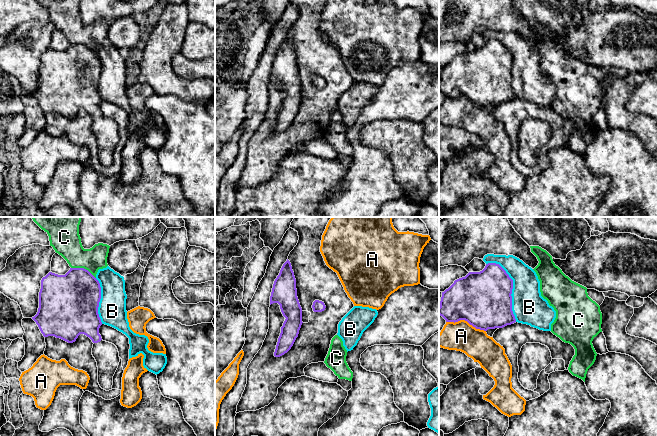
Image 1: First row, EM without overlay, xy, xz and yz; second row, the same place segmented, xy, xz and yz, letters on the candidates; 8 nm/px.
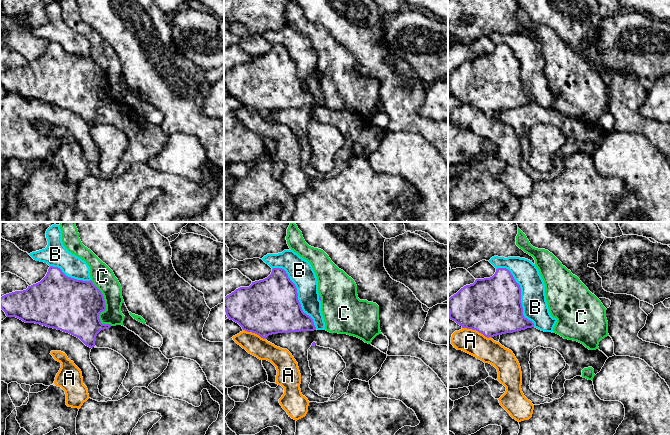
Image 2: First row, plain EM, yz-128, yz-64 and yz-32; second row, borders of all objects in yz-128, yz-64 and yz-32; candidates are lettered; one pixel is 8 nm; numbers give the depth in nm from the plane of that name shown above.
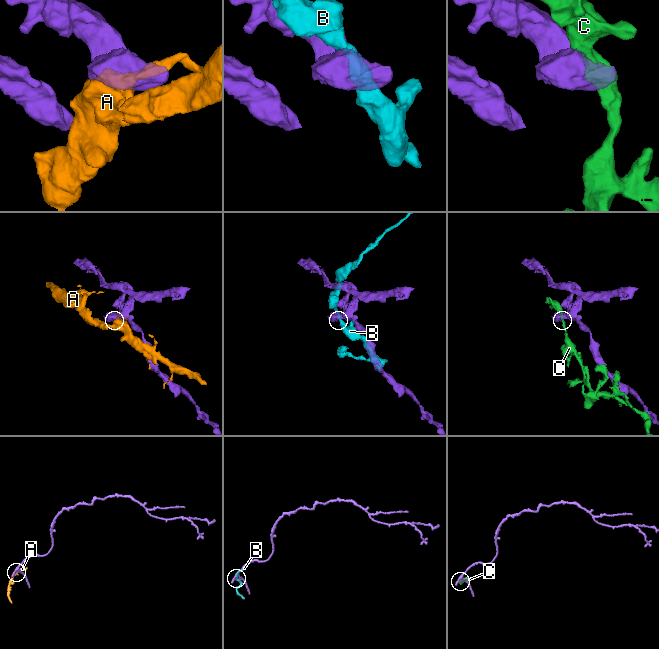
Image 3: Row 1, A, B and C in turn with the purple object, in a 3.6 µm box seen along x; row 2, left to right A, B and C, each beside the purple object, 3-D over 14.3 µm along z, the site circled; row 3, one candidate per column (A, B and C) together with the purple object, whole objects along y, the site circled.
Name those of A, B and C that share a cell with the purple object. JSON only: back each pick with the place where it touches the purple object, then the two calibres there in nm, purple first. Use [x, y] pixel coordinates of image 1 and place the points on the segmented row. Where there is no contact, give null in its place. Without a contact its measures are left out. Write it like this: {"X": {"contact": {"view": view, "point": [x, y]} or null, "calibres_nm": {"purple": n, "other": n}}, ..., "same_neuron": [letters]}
{"same_neuron": []}

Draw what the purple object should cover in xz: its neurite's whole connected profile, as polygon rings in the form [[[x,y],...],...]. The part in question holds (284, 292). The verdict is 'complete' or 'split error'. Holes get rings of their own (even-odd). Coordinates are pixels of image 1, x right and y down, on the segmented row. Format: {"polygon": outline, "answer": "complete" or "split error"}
{"polygon": [[[288,259],[274,281],[270,305],[273,303],[280,305],[281,312],[286,318],[281,327],[281,333],[274,352],[275,357],[280,357],[291,349],[303,323],[302,308],[297,297],[296,279]]], "answer": "complete"}

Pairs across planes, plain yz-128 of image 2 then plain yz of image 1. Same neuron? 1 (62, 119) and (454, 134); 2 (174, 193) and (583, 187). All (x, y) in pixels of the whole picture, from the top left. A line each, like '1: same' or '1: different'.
1: same
2: same

